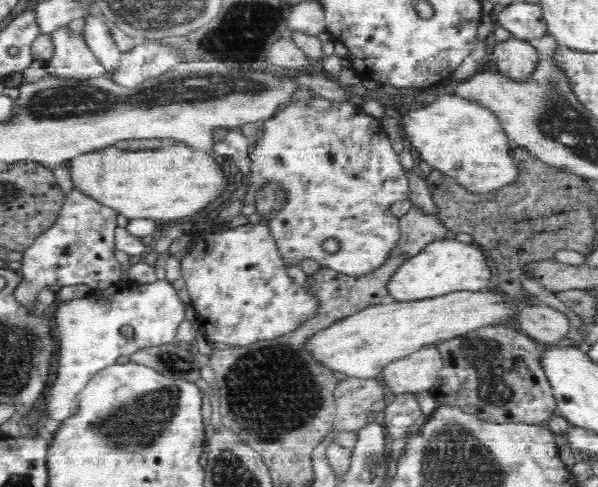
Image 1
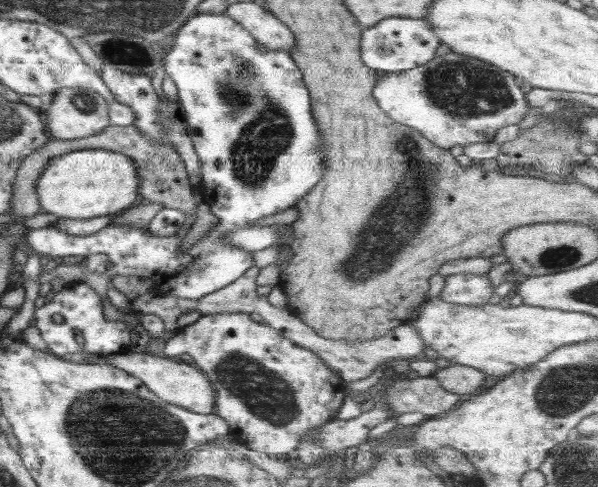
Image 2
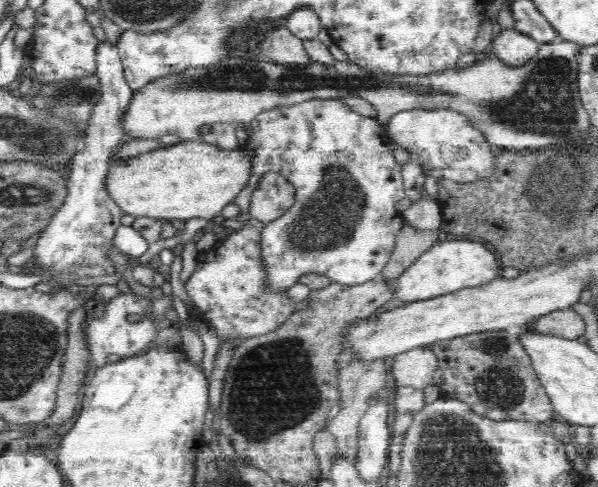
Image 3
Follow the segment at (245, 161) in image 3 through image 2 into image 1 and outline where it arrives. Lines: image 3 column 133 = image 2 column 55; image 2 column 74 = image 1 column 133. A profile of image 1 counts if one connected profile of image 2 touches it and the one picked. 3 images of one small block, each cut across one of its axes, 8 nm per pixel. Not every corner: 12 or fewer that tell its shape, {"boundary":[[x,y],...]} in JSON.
{"boundary":[[122,150],[67,161],[73,188],[128,219],[172,221],[228,181],[203,150]]}

